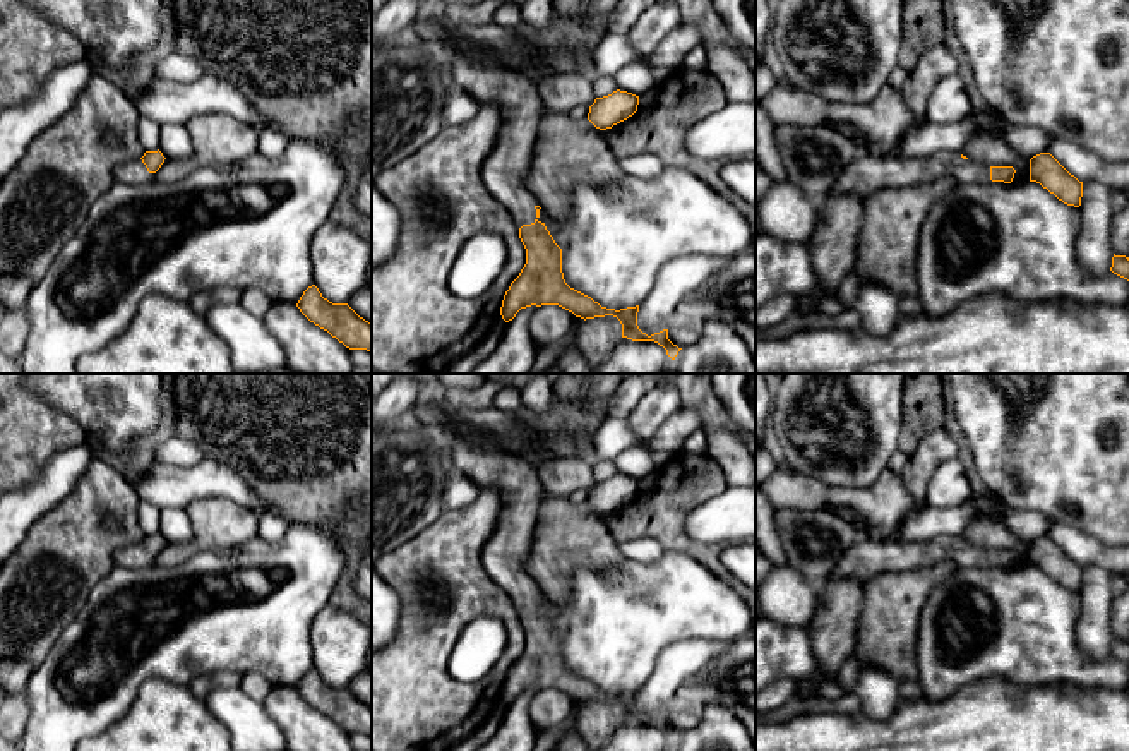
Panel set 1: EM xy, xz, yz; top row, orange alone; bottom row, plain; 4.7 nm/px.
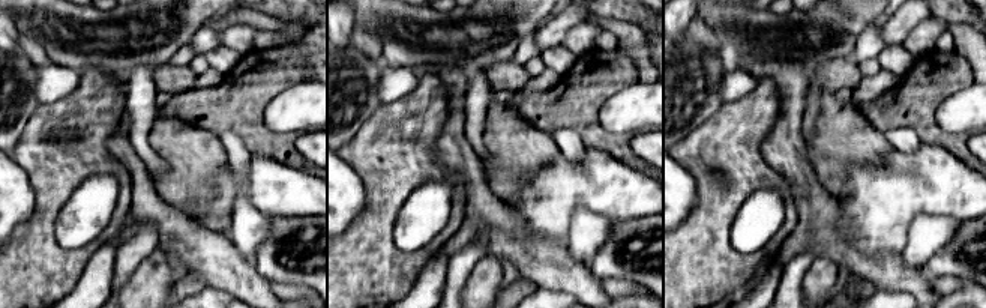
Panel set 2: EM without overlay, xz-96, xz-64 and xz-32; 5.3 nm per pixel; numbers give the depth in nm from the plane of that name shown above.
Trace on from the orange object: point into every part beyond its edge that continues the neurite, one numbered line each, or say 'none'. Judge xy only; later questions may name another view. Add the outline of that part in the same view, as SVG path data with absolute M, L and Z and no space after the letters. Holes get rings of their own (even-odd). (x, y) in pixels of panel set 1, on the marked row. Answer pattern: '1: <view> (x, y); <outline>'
1: xy (134, 172); M132 159L115 168L115 182L140 185L147 180L151 180L151 173L147 171L142 159Z

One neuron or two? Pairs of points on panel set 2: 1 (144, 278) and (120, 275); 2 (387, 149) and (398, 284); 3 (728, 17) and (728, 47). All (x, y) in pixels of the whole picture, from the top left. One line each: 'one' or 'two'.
1: two
2: one
3: one

